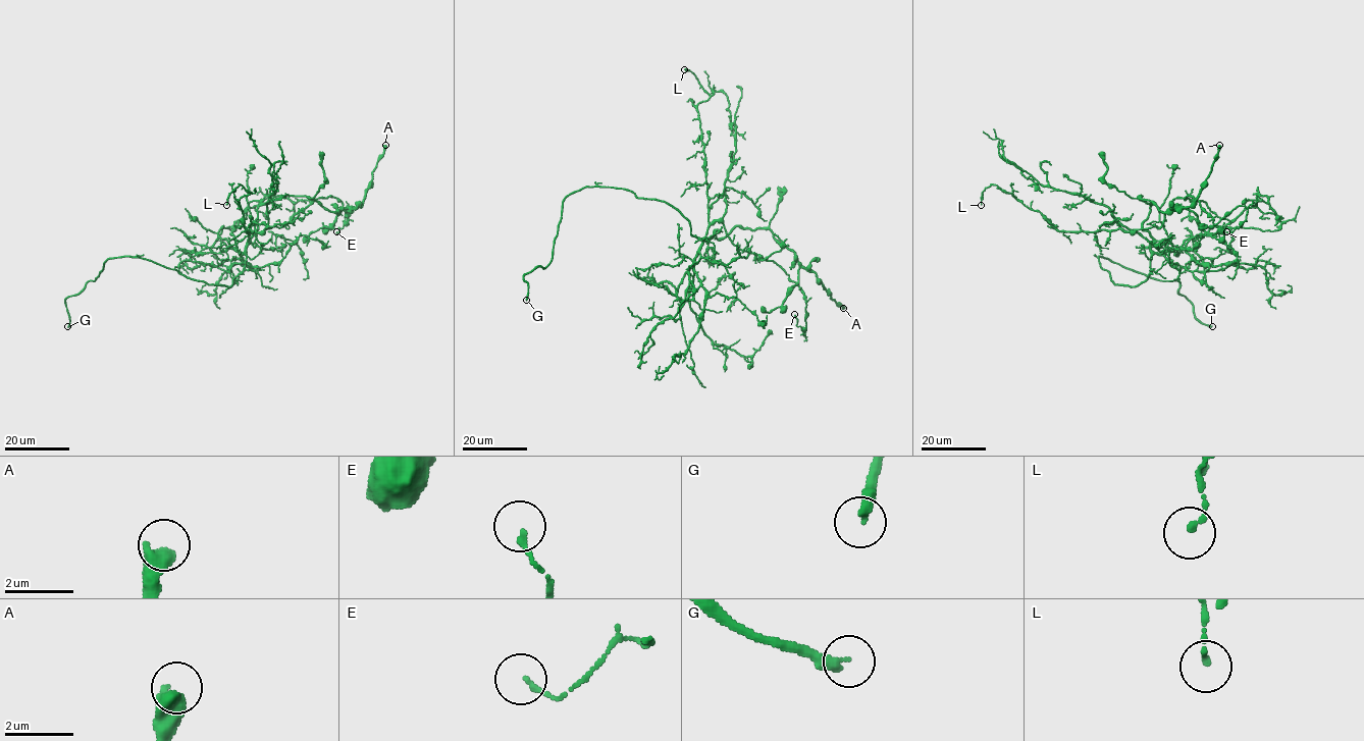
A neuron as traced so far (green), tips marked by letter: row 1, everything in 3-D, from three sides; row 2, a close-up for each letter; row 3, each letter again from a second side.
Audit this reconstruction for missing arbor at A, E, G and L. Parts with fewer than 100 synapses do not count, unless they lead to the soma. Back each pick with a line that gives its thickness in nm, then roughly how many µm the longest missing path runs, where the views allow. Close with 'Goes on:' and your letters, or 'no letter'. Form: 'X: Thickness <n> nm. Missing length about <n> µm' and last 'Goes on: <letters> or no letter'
G: Thickness 340 nm. Missing length about 9 µm
Goes on: G

